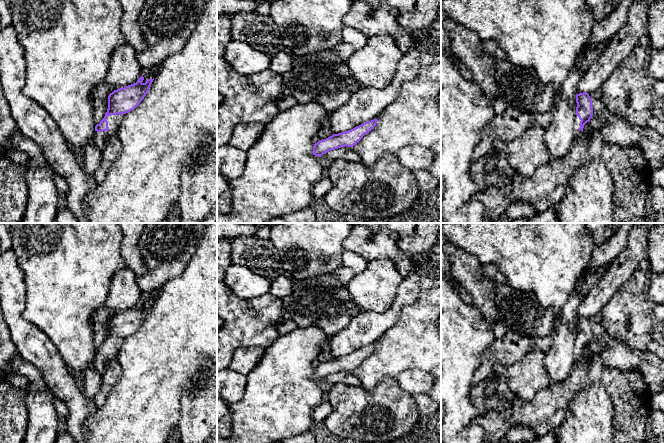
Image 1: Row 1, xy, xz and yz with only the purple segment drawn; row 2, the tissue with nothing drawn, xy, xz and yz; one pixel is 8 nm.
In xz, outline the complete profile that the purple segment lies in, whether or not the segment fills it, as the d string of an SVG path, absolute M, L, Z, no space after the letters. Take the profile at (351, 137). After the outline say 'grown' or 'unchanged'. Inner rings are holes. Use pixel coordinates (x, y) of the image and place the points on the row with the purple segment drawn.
M377 119L365 122L346 132L333 134L332 136L320 140L313 146L313 155L321 157L323 154L341 147L353 147L365 134L369 133L377 124Z; unchanged

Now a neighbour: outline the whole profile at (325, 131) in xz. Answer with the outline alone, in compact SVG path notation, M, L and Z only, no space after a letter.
M330 113L325 118L321 119L320 123L322 127L318 131L317 136L313 139L313 144L317 143L320 140L324 140L334 134L331 130L331 125L328 122L329 115Z

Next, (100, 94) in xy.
M105 80L92 91L91 97L93 102L93 119L95 126L100 123L107 112L108 96L110 92L111 88Z

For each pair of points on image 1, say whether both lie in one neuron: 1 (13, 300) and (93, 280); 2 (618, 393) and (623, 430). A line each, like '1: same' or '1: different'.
1: different
2: same

